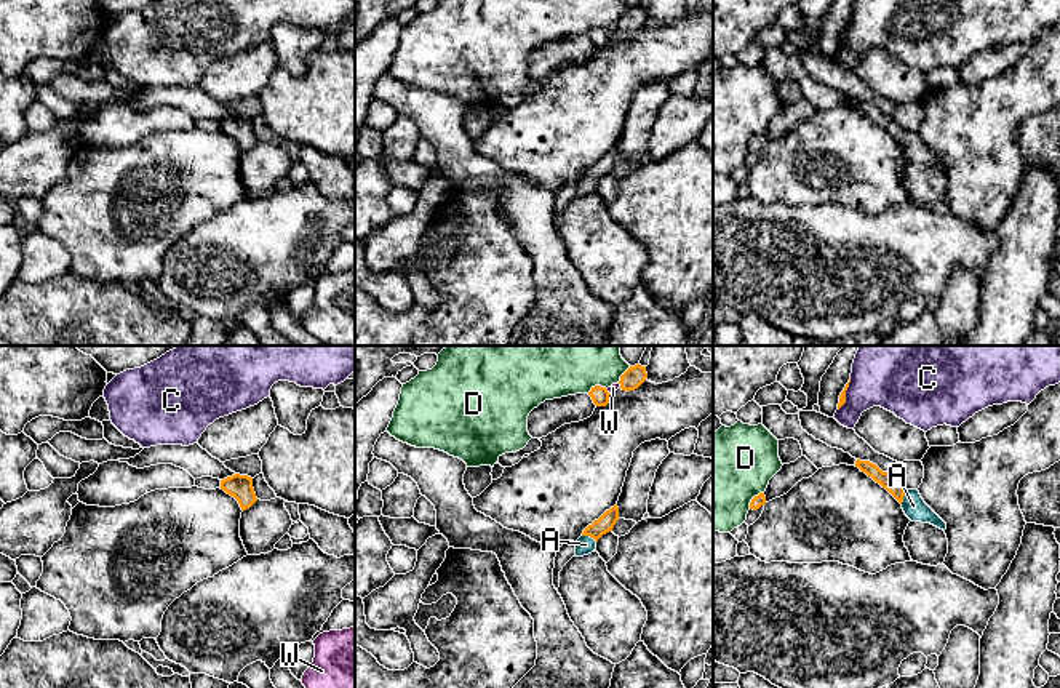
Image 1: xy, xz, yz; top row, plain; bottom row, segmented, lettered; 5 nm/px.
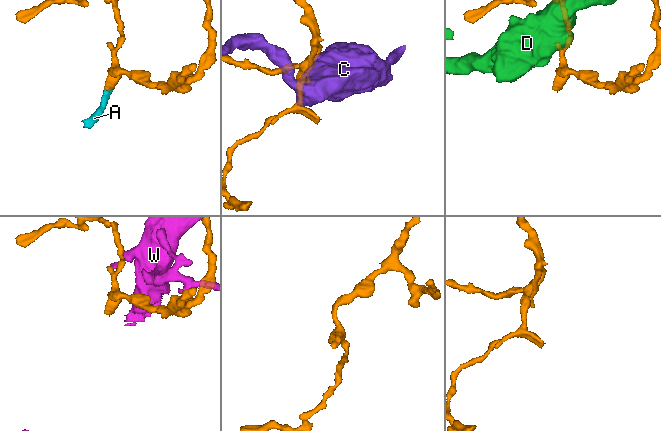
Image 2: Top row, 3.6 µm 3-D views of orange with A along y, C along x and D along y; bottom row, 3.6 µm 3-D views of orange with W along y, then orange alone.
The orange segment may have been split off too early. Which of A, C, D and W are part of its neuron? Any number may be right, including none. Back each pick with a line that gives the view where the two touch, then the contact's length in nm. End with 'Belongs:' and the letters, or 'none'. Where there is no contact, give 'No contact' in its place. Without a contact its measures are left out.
A: Touches orange in xz. Shared border 80 nm
Belongs: A

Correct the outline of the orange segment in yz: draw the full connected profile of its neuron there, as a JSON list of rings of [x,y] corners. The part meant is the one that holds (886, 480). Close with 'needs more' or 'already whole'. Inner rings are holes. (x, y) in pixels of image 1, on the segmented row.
[[[857,459],[855,467],[886,488],[902,504],[911,522],[930,523],[943,531],[946,530],[946,523],[924,502],[918,490],[905,490],[892,474],[883,472],[870,461]]]; needs more

